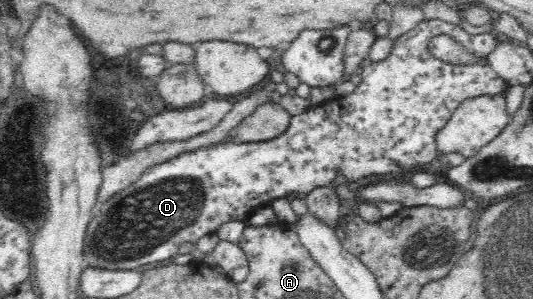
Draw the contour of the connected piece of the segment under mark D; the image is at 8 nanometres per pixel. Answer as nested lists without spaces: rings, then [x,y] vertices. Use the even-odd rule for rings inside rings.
[[[423,19],[423,21],[417,23],[413,29],[393,39],[393,47],[391,47],[389,55],[387,55],[383,61],[377,61],[377,63],[371,62],[370,65],[361,67],[358,75],[356,75],[361,79],[361,83],[357,83],[357,86],[349,95],[345,95],[345,97],[333,97],[315,107],[309,107],[308,110],[300,115],[291,116],[286,130],[282,135],[275,137],[275,139],[250,143],[241,142],[240,144],[226,140],[207,150],[198,150],[175,157],[175,159],[171,159],[168,163],[161,163],[161,165],[145,171],[133,185],[113,195],[113,197],[98,210],[97,215],[91,218],[91,221],[88,223],[84,255],[89,265],[103,269],[135,270],[140,265],[145,265],[146,263],[155,263],[155,261],[163,261],[164,259],[175,257],[179,247],[181,247],[183,243],[196,244],[201,237],[207,237],[209,234],[215,233],[223,223],[227,223],[228,221],[246,222],[253,212],[259,208],[270,205],[277,198],[287,197],[291,193],[301,193],[304,195],[313,191],[313,189],[317,189],[317,187],[329,185],[331,181],[341,176],[343,176],[343,179],[347,182],[353,181],[353,183],[359,183],[359,181],[369,179],[369,177],[385,177],[385,175],[387,175],[388,178],[393,177],[393,180],[396,181],[399,177],[405,178],[406,175],[412,175],[414,172],[422,169],[423,165],[427,165],[427,163],[431,163],[433,159],[439,157],[438,144],[435,138],[439,131],[445,127],[445,124],[449,121],[449,118],[453,115],[457,107],[460,106],[461,102],[464,102],[465,99],[484,97],[485,95],[501,95],[501,93],[508,91],[508,83],[504,79],[501,79],[491,69],[491,66],[488,65],[488,54],[494,50],[494,47],[497,47],[497,44],[497,34],[492,29],[471,29],[464,22],[455,25],[455,23],[448,23],[447,21],[443,21],[443,19]],[[439,35],[450,37],[455,43],[458,43],[464,51],[476,55],[476,62],[474,64],[457,64],[457,62],[449,62],[449,60],[441,60],[433,56],[431,50],[429,50],[429,43],[431,43],[433,37]]]

